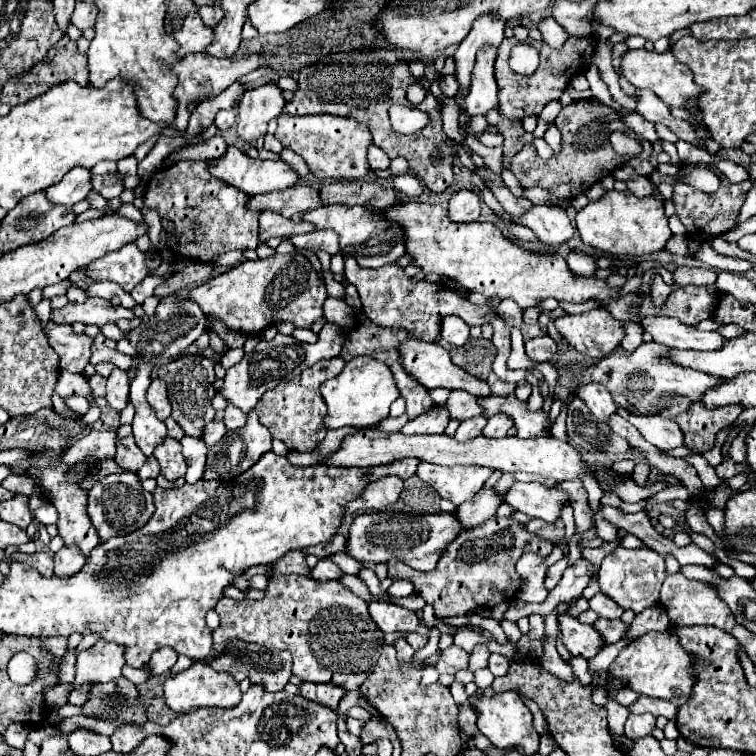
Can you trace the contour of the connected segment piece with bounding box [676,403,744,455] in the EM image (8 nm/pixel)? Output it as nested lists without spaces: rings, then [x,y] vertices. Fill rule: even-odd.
[[[696,403],[688,409],[688,419],[684,421],[684,413],[676,417],[684,433],[684,447],[692,453],[706,453],[714,447],[714,437],[720,429],[732,425],[742,413],[742,405],[726,405],[718,409],[706,409],[702,403]]]

